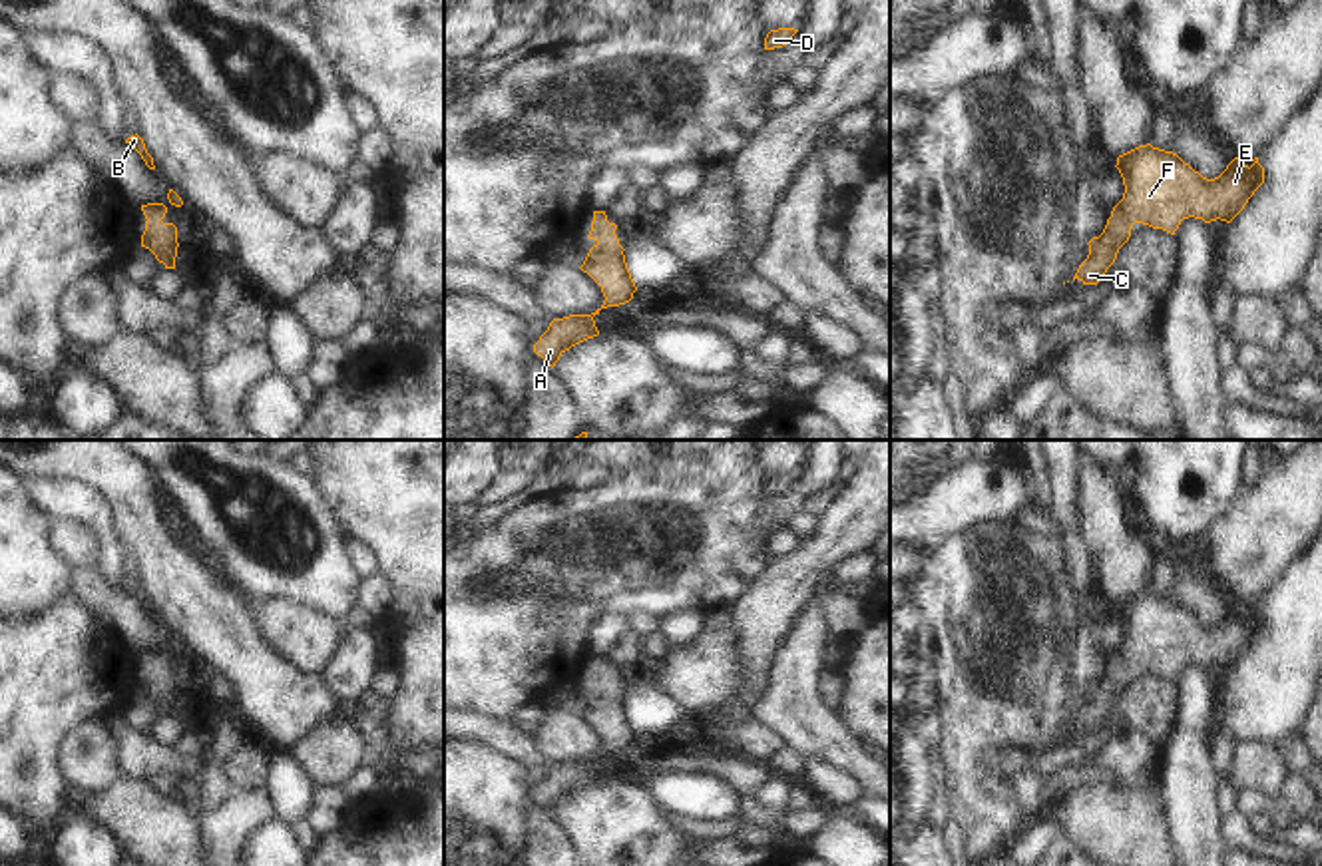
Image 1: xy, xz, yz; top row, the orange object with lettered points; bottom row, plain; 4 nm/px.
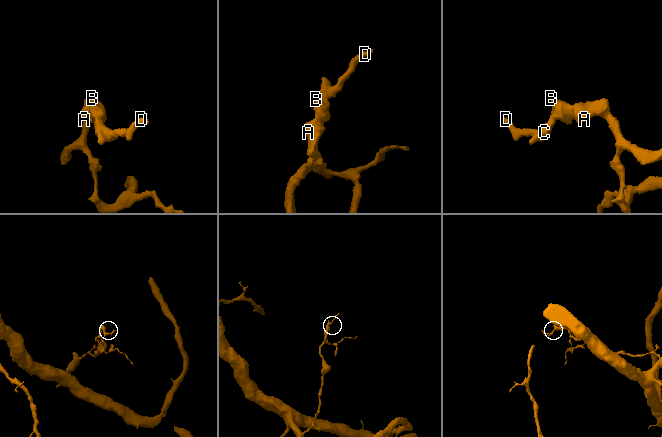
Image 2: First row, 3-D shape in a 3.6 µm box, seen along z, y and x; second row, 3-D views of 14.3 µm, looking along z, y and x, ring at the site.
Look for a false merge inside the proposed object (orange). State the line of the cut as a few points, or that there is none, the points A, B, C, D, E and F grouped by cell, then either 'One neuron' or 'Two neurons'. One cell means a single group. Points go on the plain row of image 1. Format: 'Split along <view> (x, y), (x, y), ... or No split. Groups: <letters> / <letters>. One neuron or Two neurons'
No split. Groups: A B C D E F. One neuron.

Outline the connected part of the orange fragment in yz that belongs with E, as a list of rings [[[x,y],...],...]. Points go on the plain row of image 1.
[[[1151,589],[1119,601],[1115,613],[1123,623],[1123,645],[1113,653],[1103,679],[1087,689],[1089,701],[1073,727],[1079,725],[1083,731],[1103,727],[1135,669],[1171,681],[1189,663],[1230,669],[1264,629],[1264,613],[1258,603],[1252,607],[1248,613],[1234,603],[1218,623],[1207,625],[1177,599]]]

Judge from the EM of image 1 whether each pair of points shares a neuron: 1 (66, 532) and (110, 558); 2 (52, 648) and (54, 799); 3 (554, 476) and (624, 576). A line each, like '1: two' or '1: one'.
1: two
2: one
3: two

